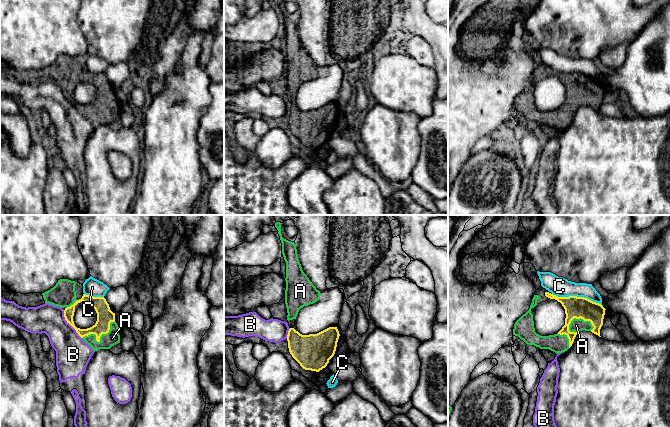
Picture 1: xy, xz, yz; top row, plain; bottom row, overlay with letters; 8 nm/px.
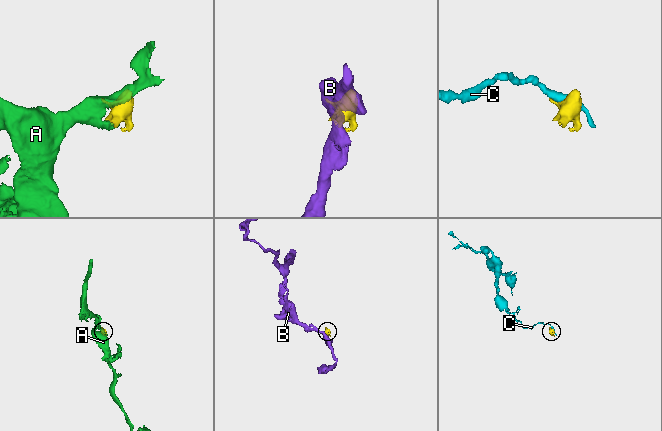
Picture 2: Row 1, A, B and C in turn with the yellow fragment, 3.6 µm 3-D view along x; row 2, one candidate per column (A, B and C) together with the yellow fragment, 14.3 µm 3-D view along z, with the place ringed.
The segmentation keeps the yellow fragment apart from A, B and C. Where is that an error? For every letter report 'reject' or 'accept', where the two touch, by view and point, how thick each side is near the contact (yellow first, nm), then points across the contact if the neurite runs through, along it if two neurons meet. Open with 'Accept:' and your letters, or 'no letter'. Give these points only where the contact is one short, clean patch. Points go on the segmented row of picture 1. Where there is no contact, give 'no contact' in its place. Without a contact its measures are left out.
Accept: A
A: accept; contact xy (99, 339); calibres 140 and 120 nm
B: reject; contact xy (69, 323); calibres 100 and 280 nm; border xy (63, 310), (65, 320), (81, 338)
C: reject; contact yz (576, 296); calibres 180 and 160 nm; border yz (552, 293), (558, 296), (583, 296), (598, 302), (602, 306)

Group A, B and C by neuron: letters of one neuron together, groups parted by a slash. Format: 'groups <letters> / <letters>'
groups A / B / C

